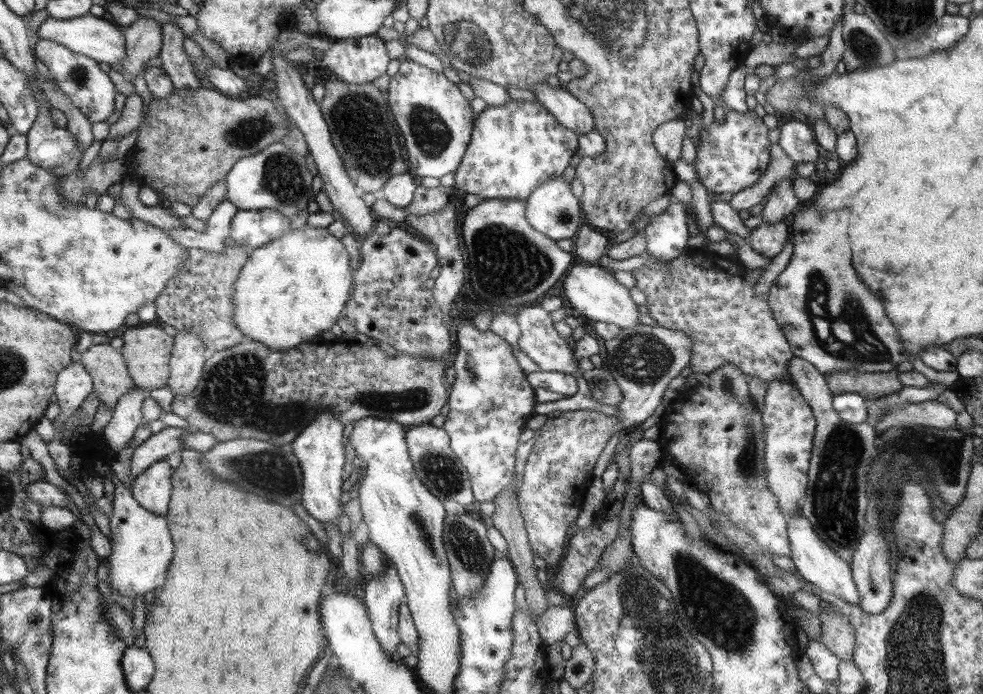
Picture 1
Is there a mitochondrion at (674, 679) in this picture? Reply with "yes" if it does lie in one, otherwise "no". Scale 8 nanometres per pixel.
yes

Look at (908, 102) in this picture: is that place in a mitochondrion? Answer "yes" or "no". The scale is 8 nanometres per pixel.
no

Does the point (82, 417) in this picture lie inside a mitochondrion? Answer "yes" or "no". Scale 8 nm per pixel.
no

